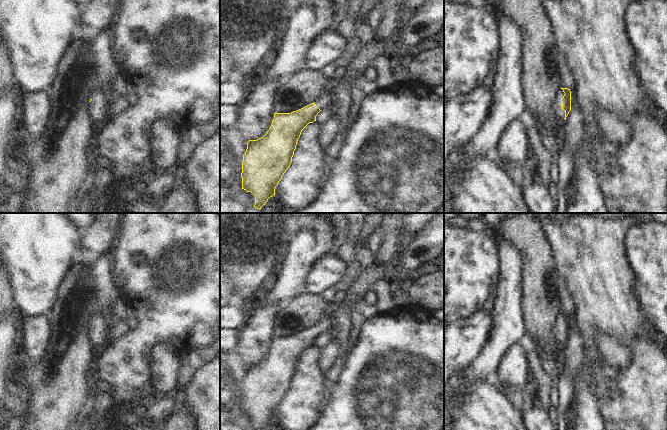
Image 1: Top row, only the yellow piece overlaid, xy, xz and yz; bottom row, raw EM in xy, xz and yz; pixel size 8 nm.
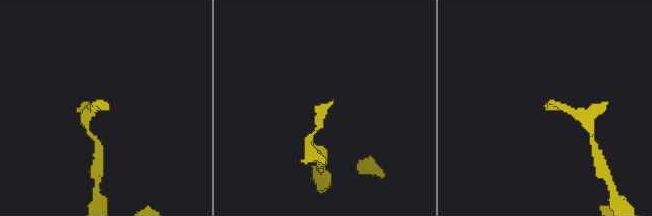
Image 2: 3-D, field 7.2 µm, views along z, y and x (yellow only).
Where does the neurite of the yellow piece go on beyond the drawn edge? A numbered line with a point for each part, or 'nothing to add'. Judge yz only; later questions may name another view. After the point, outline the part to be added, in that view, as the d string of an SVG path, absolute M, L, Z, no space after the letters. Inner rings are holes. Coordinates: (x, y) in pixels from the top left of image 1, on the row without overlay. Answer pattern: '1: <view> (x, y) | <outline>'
1: yz (560, 337) | M562 313L559 314L558 318L557 318L557 322L556 322L556 326L555 326L555 338L559 344L559 346L561 348L564 349L565 346L565 335L562 333L562 328L561 328L561 323L564 320L564 316Z

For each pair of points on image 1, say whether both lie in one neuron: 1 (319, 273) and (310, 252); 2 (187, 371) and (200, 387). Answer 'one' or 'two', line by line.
1: two
2: two

